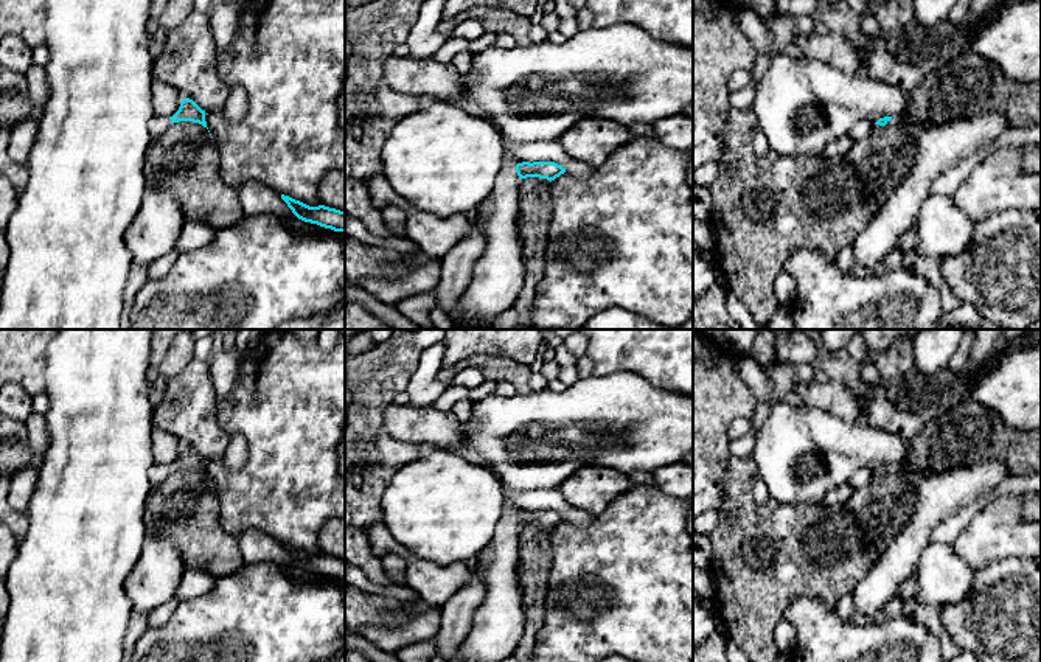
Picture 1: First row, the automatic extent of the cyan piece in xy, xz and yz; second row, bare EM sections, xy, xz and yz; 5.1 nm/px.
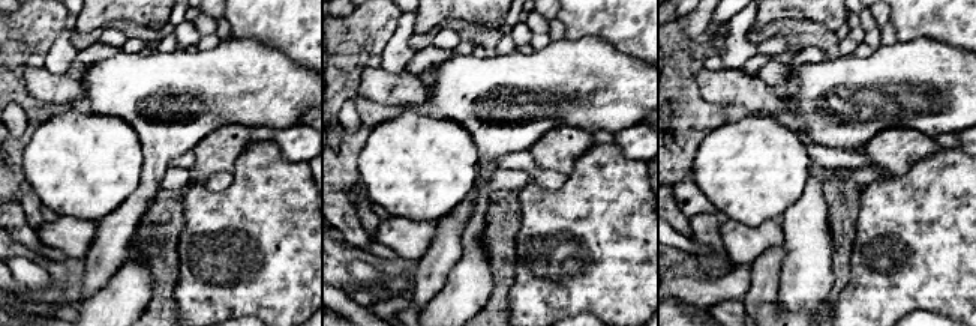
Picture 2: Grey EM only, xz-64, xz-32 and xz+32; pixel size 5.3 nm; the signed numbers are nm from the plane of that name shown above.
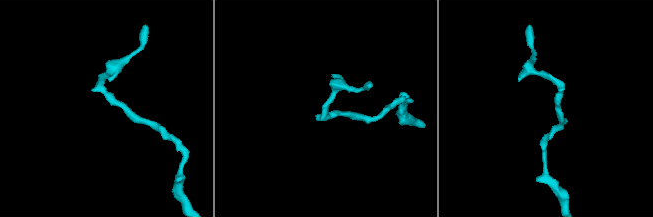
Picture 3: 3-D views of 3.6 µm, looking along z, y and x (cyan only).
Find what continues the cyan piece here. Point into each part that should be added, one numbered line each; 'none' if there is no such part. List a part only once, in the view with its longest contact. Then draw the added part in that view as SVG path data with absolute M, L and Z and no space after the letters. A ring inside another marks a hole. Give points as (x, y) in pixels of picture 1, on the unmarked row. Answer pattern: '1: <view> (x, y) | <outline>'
1: xz (497, 625) | M507 511L493 541L475 556L485 598L452 662L502 662L514 653L525 628L517 556L519 524Z

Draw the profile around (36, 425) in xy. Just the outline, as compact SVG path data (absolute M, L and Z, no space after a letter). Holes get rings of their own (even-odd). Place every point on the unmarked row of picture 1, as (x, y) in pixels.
M31 412L25 421L30 446L34 455L34 462L39 463L48 449L48 429L45 415Z

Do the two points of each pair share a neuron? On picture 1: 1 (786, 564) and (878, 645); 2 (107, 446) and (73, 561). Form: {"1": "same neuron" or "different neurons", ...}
{"1": "different neurons", "2": "same neuron"}

